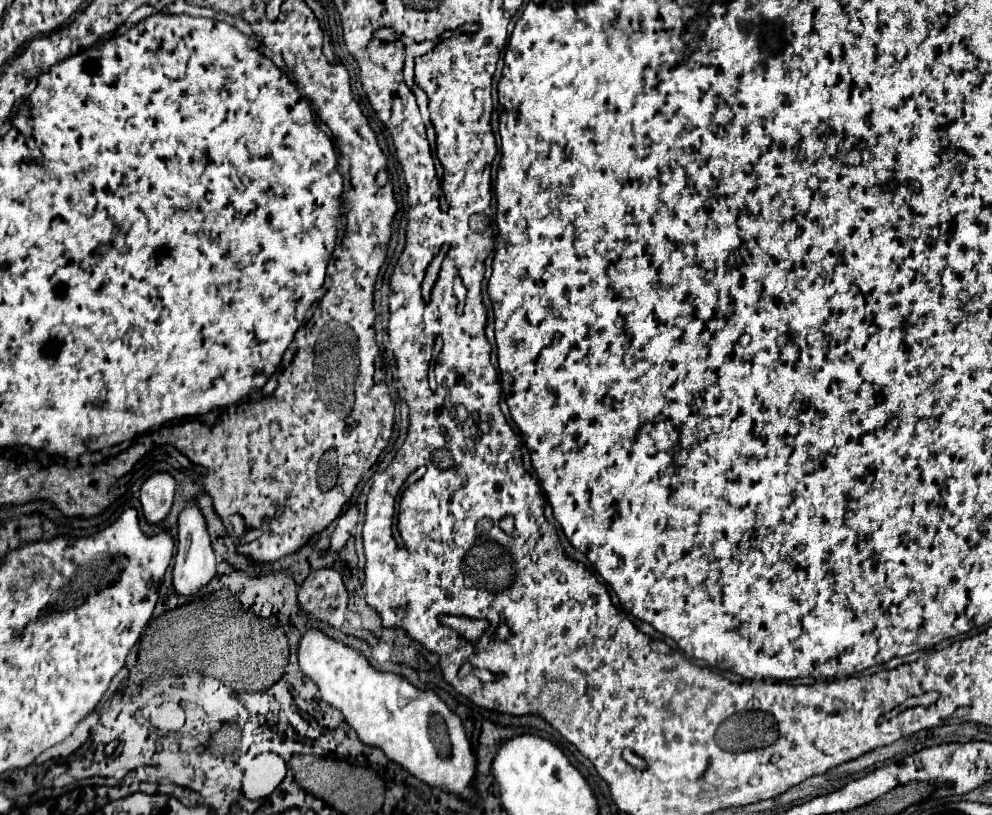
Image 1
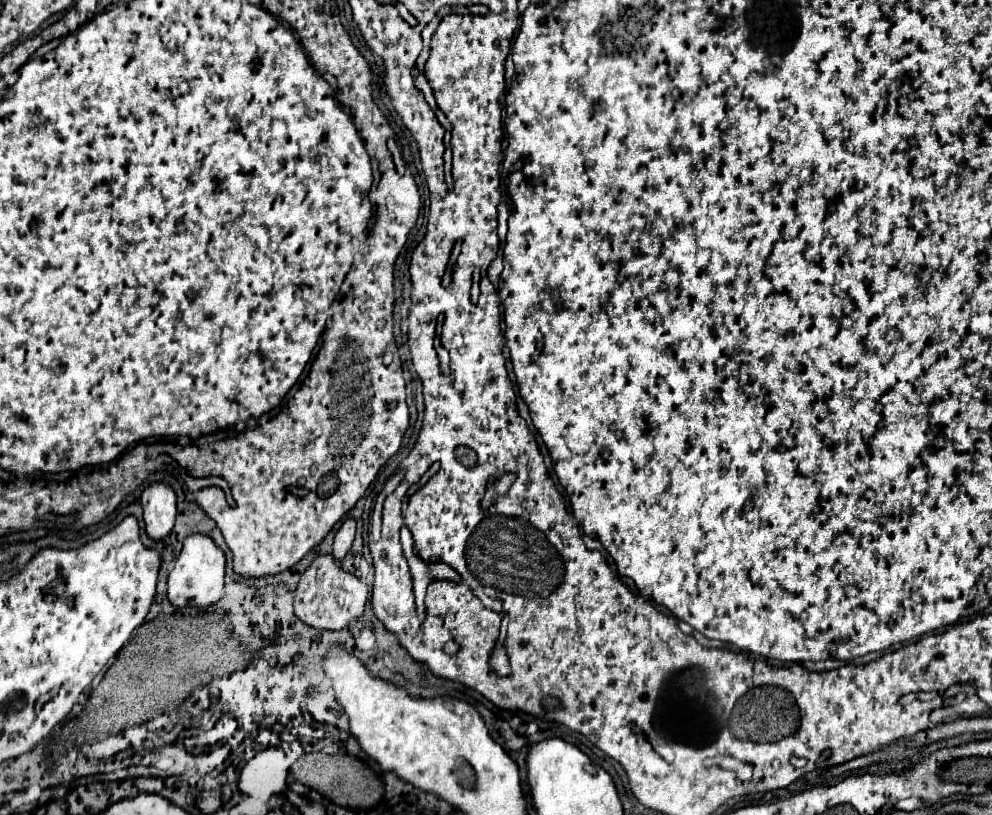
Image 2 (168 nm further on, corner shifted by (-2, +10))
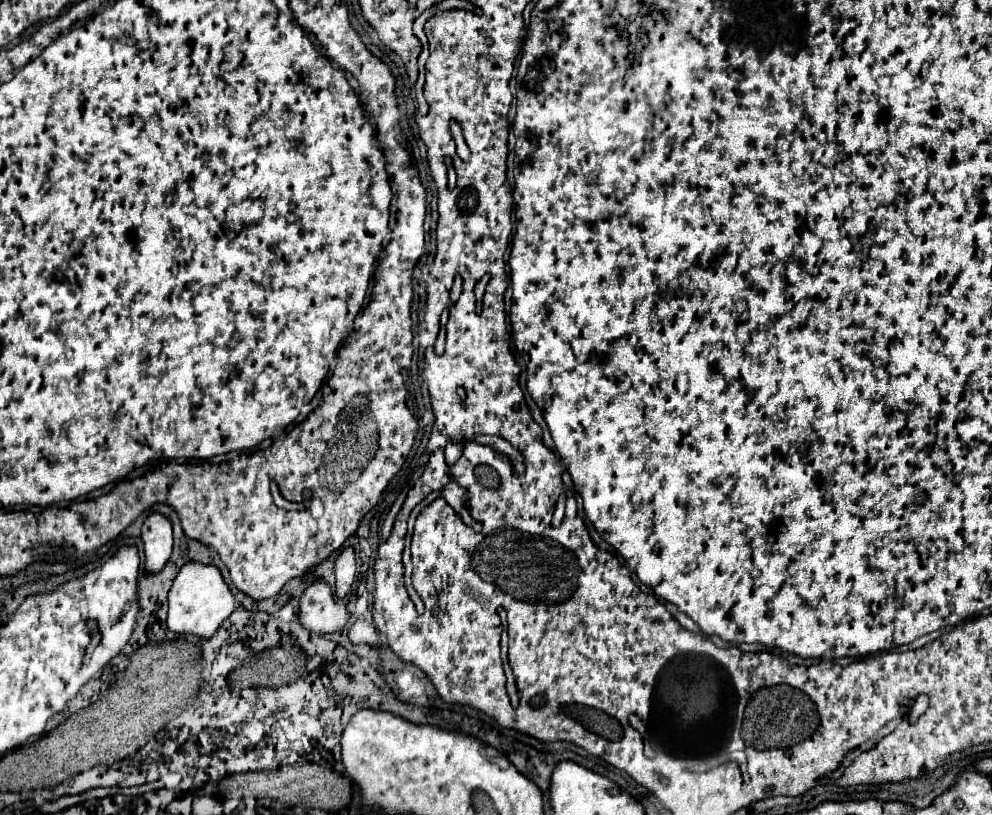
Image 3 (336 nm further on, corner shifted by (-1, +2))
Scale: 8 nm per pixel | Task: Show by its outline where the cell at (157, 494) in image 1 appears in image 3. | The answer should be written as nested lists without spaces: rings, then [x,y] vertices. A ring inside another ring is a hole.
[[[153,512],[145,518],[141,528],[141,540],[145,546],[145,570],[159,572],[171,556],[173,530],[167,516]]]

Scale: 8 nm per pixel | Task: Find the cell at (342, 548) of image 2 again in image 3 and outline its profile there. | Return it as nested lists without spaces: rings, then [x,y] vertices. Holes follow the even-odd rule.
[[[345,546],[341,550],[341,554],[335,560],[335,568],[333,570],[335,570],[335,576],[337,576],[335,594],[339,598],[343,598],[349,592],[349,588],[351,588],[351,584],[355,580],[355,552],[353,552],[351,546]]]

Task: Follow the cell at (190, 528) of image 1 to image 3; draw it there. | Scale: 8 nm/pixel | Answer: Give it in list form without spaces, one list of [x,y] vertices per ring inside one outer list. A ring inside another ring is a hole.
[[[185,562],[179,570],[173,586],[169,590],[169,616],[167,626],[173,632],[189,632],[203,638],[209,638],[217,632],[223,620],[235,610],[233,594],[223,582],[223,576],[217,566],[213,564],[199,564],[199,562]]]

